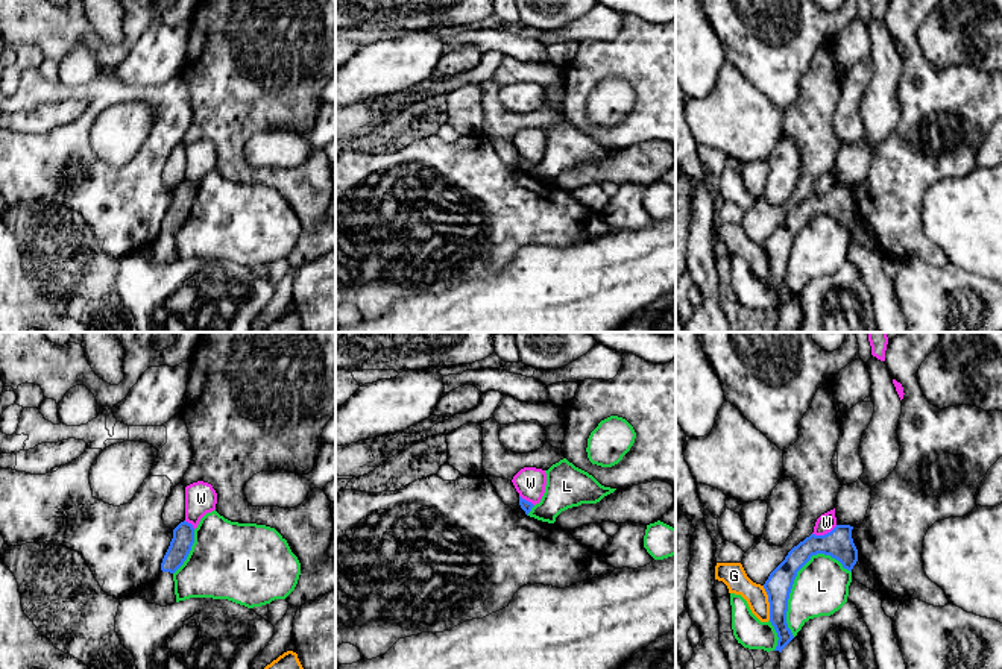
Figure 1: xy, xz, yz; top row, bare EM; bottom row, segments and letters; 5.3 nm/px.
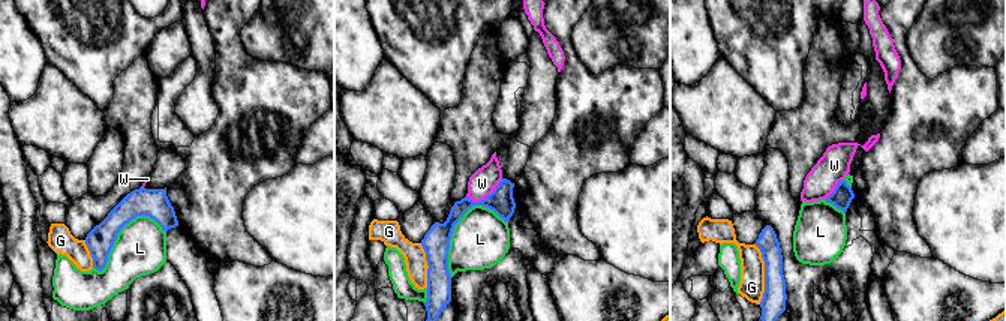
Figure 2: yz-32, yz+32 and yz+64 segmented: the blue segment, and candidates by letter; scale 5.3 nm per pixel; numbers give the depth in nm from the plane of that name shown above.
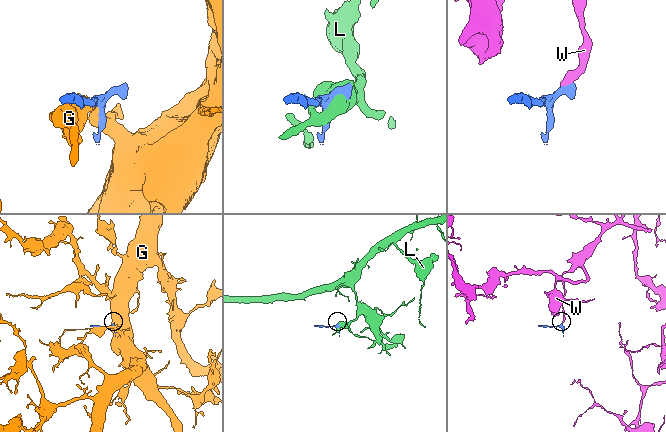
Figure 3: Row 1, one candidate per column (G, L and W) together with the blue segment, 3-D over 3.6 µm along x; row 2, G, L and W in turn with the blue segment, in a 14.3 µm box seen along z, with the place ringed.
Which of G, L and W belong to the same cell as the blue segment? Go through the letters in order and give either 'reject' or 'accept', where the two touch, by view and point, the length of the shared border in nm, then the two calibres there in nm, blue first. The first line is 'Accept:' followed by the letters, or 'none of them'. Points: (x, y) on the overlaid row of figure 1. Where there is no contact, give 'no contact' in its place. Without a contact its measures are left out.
Accept: none of them
G: reject; meets blue in yz at (768, 601); contact 190 nm long; 140 nm thick on the blue side, 130 nm on the other
L: reject; meets blue in yz at (791, 587); contact 480 nm long; 140 nm thick on the blue side, 280 nm on the other
W: reject; meets blue in yz at (825, 534); contact 140 nm long; 160 nm thick on the blue side, 100 nm on the other

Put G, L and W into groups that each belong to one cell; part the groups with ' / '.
G / L / W

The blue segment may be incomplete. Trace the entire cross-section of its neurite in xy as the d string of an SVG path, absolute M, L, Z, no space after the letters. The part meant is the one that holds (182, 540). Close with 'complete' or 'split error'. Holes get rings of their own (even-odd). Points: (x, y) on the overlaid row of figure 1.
M181 522L173 529L173 539L162 558L161 570L175 573L187 560L194 543L194 528L188 522Z; complete

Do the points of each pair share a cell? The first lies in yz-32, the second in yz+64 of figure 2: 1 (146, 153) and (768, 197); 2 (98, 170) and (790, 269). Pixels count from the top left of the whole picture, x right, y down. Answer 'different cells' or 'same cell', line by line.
1: different cells
2: same cell

